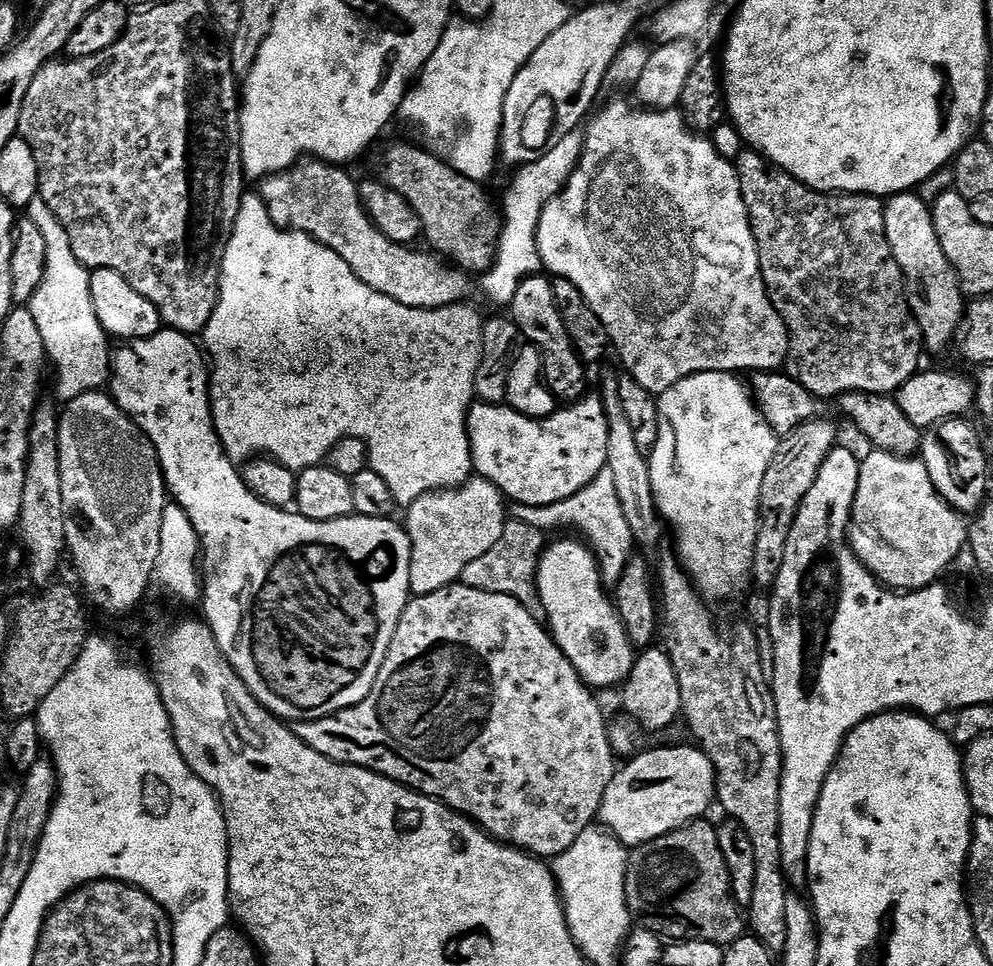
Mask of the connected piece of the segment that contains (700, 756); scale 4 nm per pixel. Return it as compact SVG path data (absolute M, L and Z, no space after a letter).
M699 746L691 747L652 748L649 752L641 751L631 757L625 763L628 765L625 768L623 765L614 774L610 786L606 786L598 820L625 848L629 850L637 848L654 838L662 838L674 830L684 828L693 820L709 815L708 807L716 800L716 771L707 754Z

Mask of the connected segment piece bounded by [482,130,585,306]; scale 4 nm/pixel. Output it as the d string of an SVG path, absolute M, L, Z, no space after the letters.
M577 130L566 134L562 142L558 142L538 162L525 164L512 180L508 193L502 200L502 227L500 243L496 246L496 261L492 269L483 273L484 292L496 304L511 305L514 294L518 294L518 286L526 282L526 278L537 275L541 271L540 251L536 241L538 222L542 218L542 210L568 184L575 172L580 157L584 155L585 133Z

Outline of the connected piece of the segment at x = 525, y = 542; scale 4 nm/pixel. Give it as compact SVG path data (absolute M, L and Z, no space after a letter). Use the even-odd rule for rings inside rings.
M509 519L502 530L502 538L482 554L482 558L474 558L466 570L462 570L459 583L470 586L474 590L486 590L490 594L506 594L522 606L530 615L539 617L540 591L536 588L536 574L540 566L540 557L543 556L546 547L546 536L541 529L534 526L526 526L526 522Z

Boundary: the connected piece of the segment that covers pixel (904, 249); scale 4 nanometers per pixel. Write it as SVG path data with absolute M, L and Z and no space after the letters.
M915 191L900 192L897 196L887 197L884 206L884 221L886 222L886 238L890 242L890 250L894 254L894 258L898 262L898 266L904 272L904 283L908 294L908 305L914 314L914 318L920 327L920 338L925 349L928 348L932 352L944 352L948 347L953 347L954 341L957 339L960 331L960 324L964 321L964 314L966 311L966 297L964 291L960 289L960 279L956 277L956 271L950 266L950 258L946 258L945 252L942 250L942 242L938 242L938 234L934 231L934 222L932 221L932 209L929 201L925 200L923 196L917 194Z

